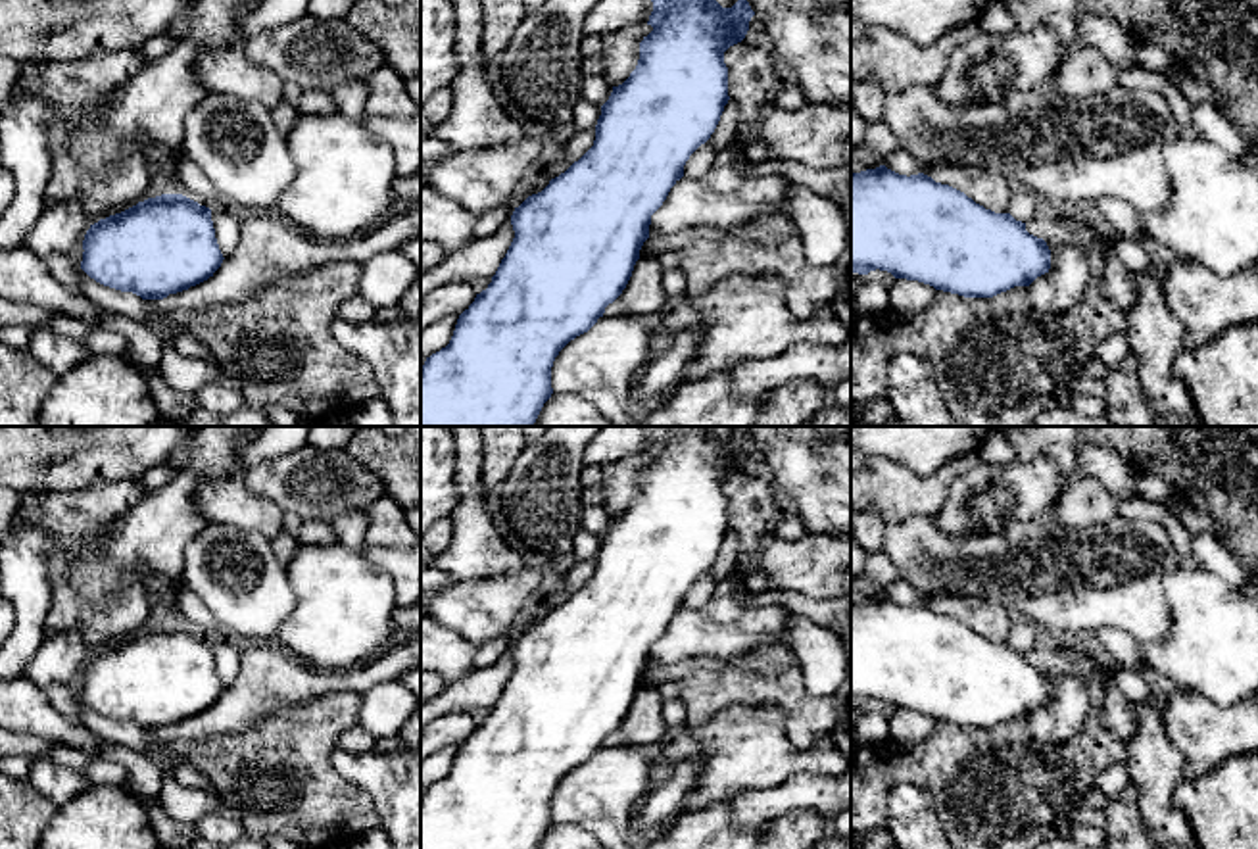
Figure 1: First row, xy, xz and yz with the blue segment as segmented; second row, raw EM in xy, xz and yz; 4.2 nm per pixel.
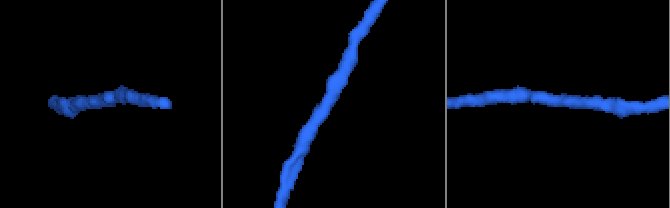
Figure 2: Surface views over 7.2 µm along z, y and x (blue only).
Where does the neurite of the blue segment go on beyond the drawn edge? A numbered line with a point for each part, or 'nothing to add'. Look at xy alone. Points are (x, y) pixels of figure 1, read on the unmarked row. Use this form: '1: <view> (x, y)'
nothing to add

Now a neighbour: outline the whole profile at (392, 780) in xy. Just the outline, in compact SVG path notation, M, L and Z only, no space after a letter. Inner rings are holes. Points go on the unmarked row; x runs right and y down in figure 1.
M421 747L353 755L334 749L332 766L369 795L392 849L421 849Z

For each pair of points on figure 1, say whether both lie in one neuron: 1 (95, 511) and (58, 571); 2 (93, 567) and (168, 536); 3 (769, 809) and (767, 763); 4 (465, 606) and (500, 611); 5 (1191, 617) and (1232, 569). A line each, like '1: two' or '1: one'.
1: one
2: one
3: two
4: one
5: two

